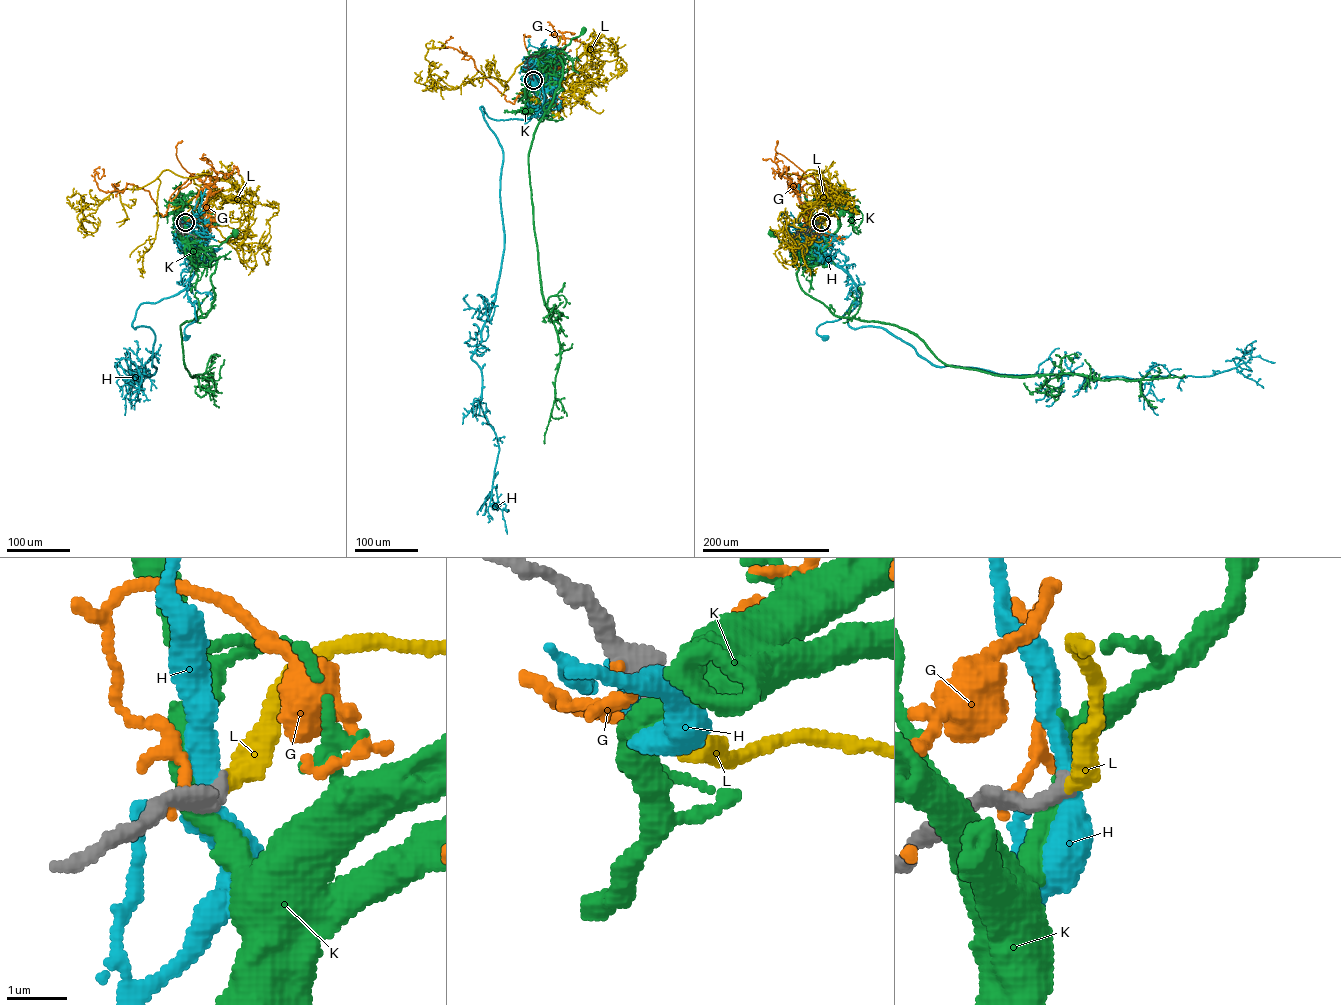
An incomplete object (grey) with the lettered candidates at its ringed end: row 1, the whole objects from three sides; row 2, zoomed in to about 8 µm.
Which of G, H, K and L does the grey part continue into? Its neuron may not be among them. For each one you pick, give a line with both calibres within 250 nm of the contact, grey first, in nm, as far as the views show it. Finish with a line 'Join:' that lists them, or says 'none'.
L: 300 nm thick on the grey side, 400 nm on the other
Join: L

